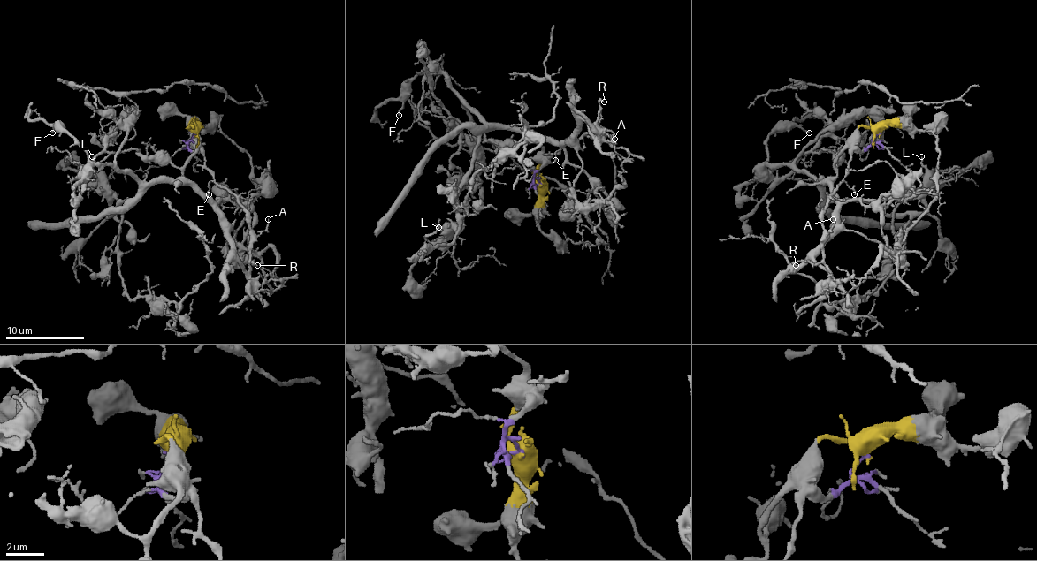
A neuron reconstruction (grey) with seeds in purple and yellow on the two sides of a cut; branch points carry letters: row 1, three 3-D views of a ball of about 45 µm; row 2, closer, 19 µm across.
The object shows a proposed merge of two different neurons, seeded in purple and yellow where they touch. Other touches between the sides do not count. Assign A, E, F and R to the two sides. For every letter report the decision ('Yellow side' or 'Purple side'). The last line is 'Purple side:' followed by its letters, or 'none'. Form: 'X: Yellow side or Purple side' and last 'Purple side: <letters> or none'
A: Purple side
E: Purple side
F: Yellow side
R: Purple side
Purple side: A, E, R

